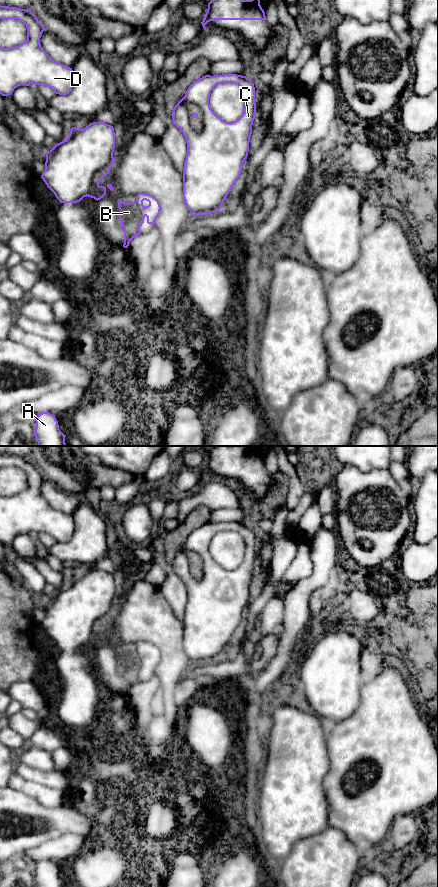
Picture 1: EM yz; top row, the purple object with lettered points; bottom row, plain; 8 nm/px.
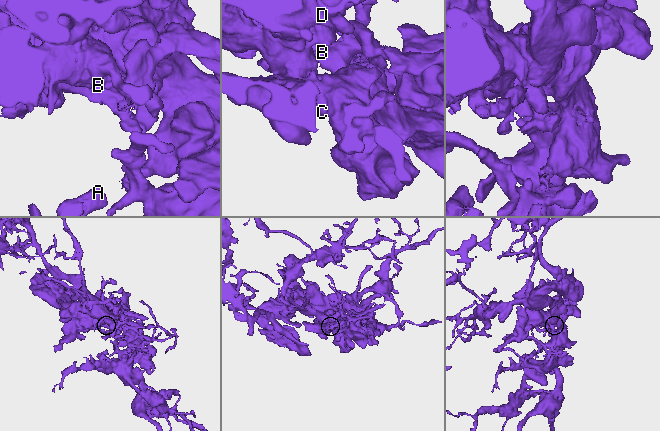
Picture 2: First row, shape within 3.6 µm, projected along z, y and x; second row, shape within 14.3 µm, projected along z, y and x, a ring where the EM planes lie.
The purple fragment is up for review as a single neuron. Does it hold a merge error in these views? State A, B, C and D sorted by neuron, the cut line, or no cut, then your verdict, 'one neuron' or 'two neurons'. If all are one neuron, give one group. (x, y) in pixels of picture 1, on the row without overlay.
A C D / B | yz (136, 647), (145, 663) | two neurons

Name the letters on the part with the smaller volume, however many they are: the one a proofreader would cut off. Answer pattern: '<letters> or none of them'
B

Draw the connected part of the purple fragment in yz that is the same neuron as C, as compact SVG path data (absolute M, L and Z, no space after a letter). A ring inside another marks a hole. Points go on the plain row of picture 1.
M237 522L205 523L194 529L187 537L185 544L175 553L171 562L173 572L183 581L187 591L187 603L183 616L183 646L192 664L218 660L233 633L242 620L243 610L247 607L252 573L256 562L255 535L246 524ZM218 532L238 532L245 543L245 554L242 564L234 570L226 570L211 557L209 546L211 539Z

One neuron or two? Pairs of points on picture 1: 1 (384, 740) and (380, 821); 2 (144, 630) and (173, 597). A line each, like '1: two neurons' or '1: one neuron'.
1: one neuron
2: two neurons

